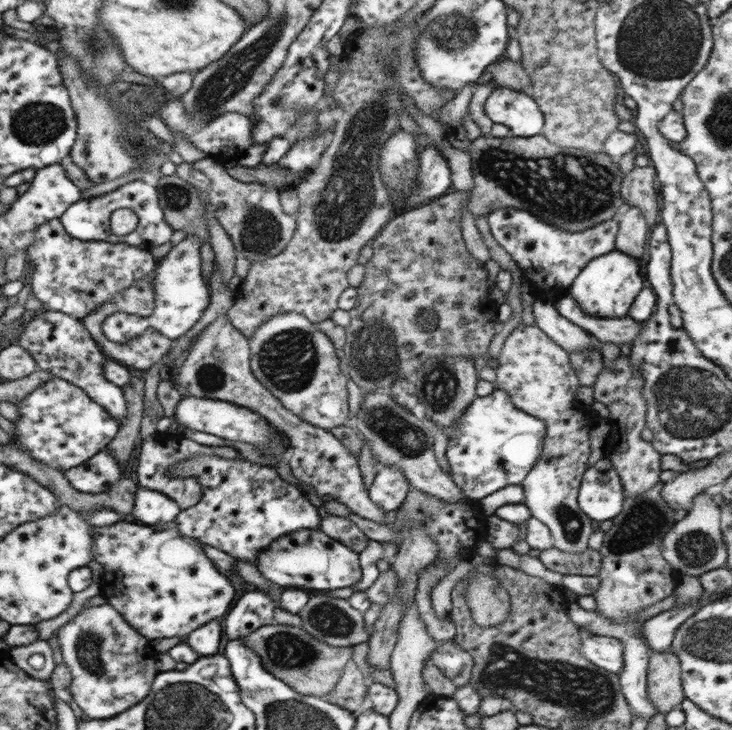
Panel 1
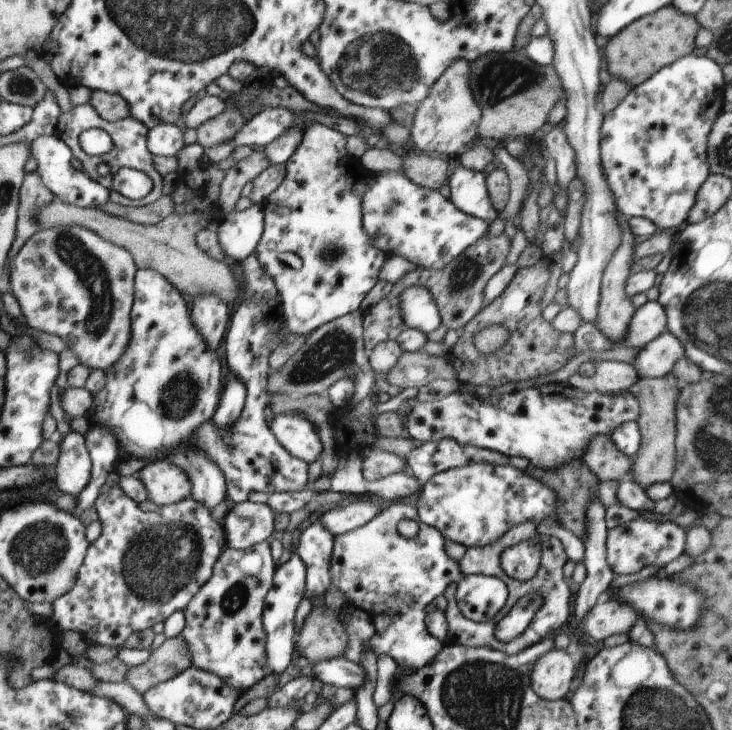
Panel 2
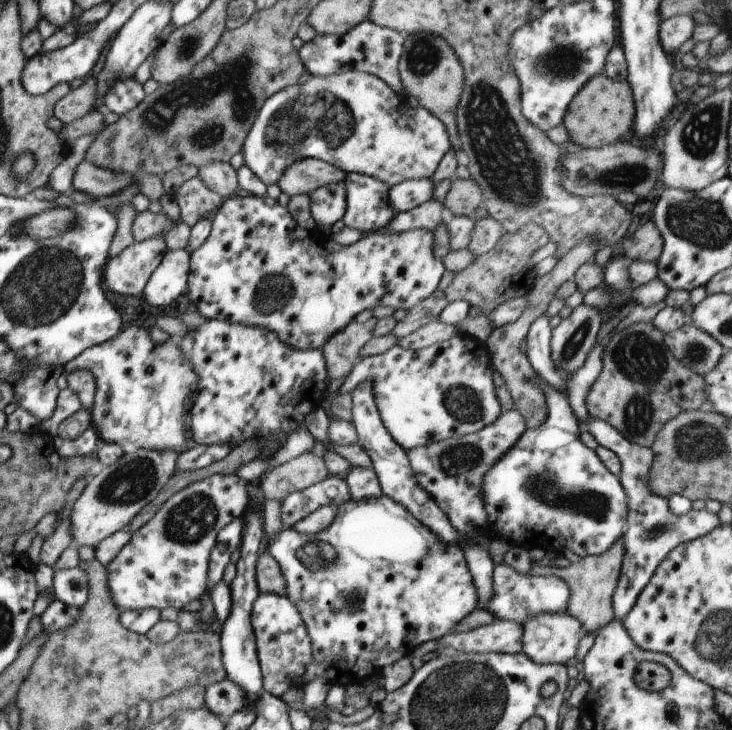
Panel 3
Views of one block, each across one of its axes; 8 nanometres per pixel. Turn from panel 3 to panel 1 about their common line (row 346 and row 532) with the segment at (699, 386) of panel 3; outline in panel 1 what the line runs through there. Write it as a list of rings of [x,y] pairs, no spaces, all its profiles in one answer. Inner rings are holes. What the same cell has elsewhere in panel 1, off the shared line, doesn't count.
[[[660,480],[642,494],[625,495],[621,513],[612,519],[611,528],[603,535],[603,545],[598,551],[602,556],[602,568],[597,574],[600,586],[591,598],[603,617],[621,622],[675,592],[673,569],[663,558],[659,546],[664,535],[693,506],[690,504],[680,512],[674,510],[662,498],[664,485]]]

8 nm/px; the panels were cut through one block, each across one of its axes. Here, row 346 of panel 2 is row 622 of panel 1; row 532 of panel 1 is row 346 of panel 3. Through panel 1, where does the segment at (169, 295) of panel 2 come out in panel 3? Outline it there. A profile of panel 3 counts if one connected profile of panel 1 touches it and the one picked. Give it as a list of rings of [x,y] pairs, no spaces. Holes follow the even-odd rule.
[[[136,325],[125,326],[122,333],[102,345],[91,346],[79,354],[68,365],[64,366],[64,374],[78,369],[91,372],[96,379],[96,392],[93,406],[90,408],[92,426],[95,426],[101,442],[114,443],[121,446],[124,452],[136,449],[151,451],[187,451],[186,432],[189,427],[188,414],[197,399],[199,391],[199,375],[188,360],[184,351],[168,339],[162,343],[154,343],[147,328]]]

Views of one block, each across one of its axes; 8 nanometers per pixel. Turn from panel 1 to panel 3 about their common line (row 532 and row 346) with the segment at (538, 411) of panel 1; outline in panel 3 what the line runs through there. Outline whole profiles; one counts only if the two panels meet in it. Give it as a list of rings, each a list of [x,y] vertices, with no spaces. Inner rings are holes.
[[[581,303],[551,330],[551,355],[557,367],[572,376],[585,363],[603,323],[598,307]]]

